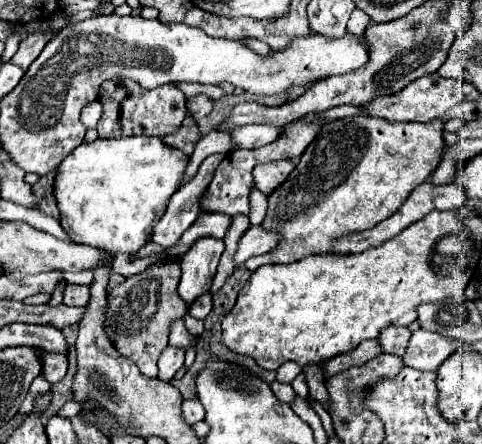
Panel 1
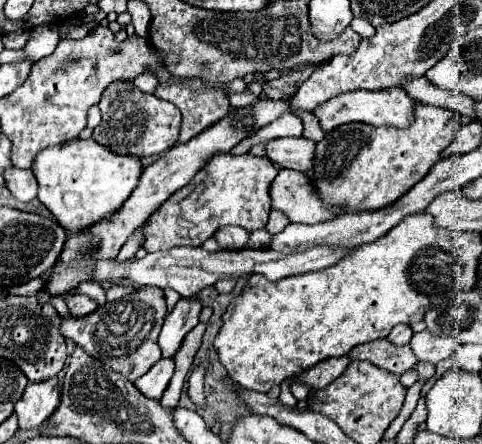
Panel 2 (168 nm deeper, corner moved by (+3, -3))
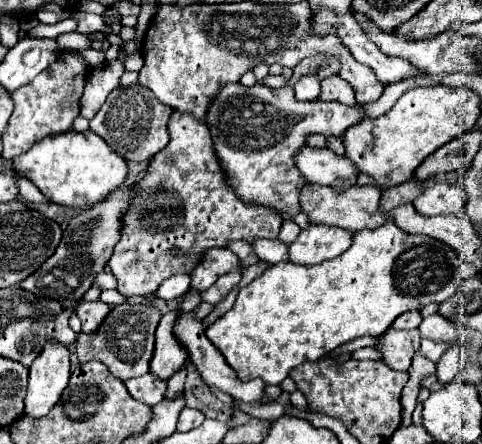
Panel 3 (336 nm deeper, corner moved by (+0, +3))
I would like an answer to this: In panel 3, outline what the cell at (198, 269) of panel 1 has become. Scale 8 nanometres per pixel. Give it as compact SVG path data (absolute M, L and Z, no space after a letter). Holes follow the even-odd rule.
M180 309L166 313L156 329L156 347L154 357L150 361L150 371L160 379L168 379L170 375L174 375L188 357L188 353L184 353L184 349L176 345L176 339L172 339L172 321L176 321L180 313Z

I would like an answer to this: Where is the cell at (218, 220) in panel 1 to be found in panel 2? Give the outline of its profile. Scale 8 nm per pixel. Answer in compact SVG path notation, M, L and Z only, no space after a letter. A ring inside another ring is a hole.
M225 227L225 231L219 231L217 237L221 247L227 247L227 249L241 249L249 243L249 233L245 229L239 229L239 227Z

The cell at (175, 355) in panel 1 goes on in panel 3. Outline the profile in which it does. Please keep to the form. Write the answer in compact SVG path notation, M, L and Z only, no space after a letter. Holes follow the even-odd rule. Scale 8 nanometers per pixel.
M146 373L144 377L132 377L124 385L134 399L144 401L150 407L162 401L168 389L168 381L158 381L158 377L152 377L152 373Z

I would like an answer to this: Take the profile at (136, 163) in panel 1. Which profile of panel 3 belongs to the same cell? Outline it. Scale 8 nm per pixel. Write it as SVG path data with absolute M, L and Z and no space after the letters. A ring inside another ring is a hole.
M66 131L62 135L44 137L28 153L14 159L14 165L24 177L28 177L48 201L70 209L92 207L102 201L108 193L116 191L128 177L126 161L108 149L102 137L96 133Z

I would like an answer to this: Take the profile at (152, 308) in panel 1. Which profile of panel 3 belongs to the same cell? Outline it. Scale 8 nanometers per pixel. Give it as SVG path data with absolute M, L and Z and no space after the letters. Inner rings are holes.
M128 303L124 307L116 305L108 313L108 317L102 321L100 329L96 333L78 333L76 349L80 361L102 361L110 373L122 381L130 377L138 377L148 373L148 361L152 361L152 349L154 349L154 331L160 323L160 309L146 303Z

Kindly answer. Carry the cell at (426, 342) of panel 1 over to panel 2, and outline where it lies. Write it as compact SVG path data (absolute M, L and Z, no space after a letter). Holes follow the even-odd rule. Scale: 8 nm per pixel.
M421 331L421 333L413 335L409 345L419 361L437 365L439 361L451 357L457 351L459 343L461 341L453 339L453 337L439 337L439 335L431 335L429 331Z

